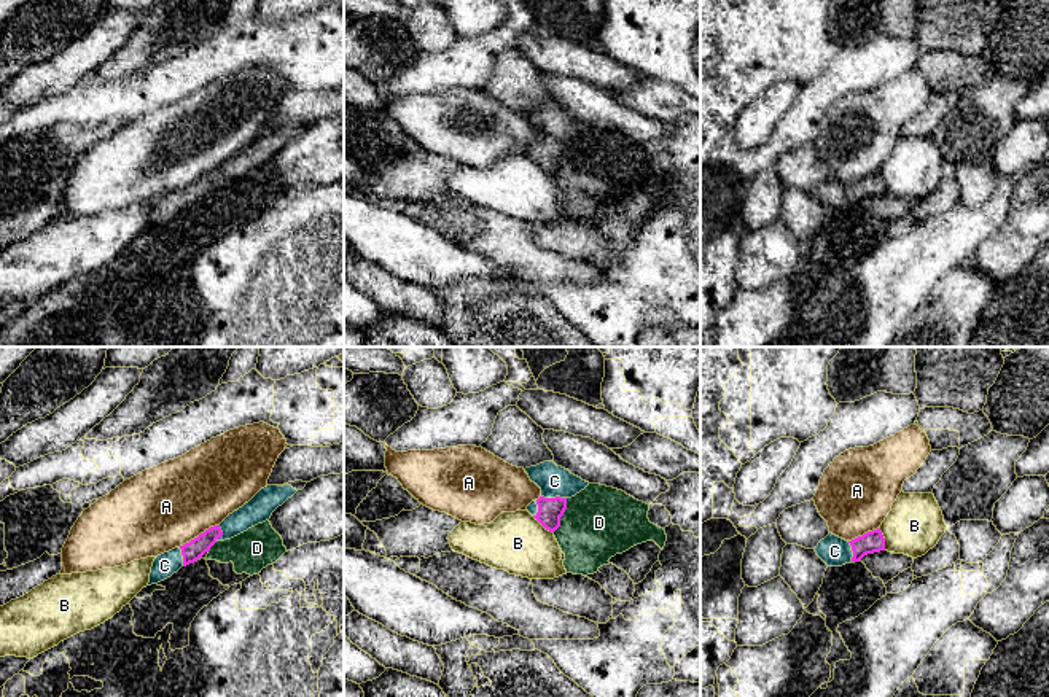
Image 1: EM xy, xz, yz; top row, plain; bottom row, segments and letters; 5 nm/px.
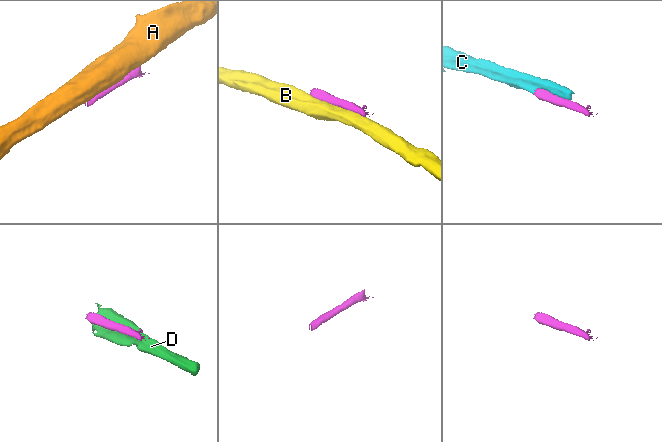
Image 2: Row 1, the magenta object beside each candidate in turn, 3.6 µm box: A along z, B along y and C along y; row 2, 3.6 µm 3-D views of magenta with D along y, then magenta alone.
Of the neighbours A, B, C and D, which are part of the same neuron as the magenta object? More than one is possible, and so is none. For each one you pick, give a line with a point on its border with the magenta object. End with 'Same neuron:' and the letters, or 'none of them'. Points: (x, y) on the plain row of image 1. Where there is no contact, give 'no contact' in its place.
C: meets magenta in xz at (556, 140)
Same neuron: C

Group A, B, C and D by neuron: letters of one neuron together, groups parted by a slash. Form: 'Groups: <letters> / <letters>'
Groups: A / B / C / D

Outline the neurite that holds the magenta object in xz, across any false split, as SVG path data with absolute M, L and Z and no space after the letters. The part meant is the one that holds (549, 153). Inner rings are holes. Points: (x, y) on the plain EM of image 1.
M543 105L525 111L530 124L541 132L541 140L527 150L527 154L549 175L560 170L560 161L567 153L567 143L584 134L589 126L557 110Z

